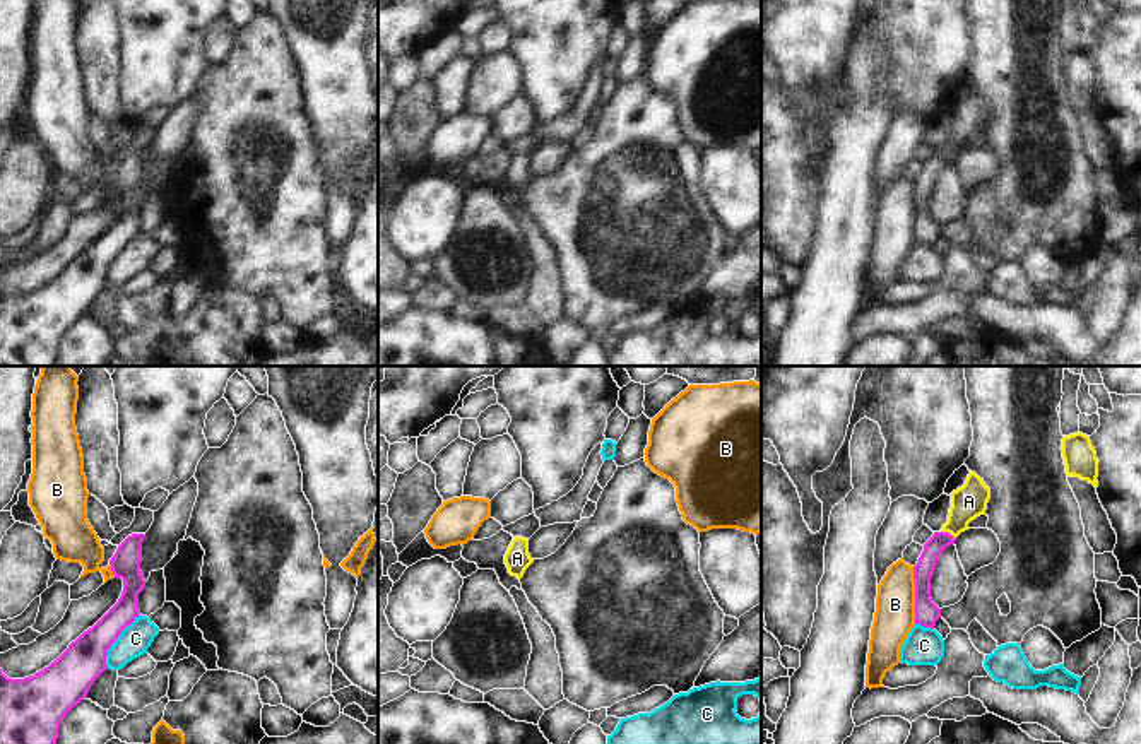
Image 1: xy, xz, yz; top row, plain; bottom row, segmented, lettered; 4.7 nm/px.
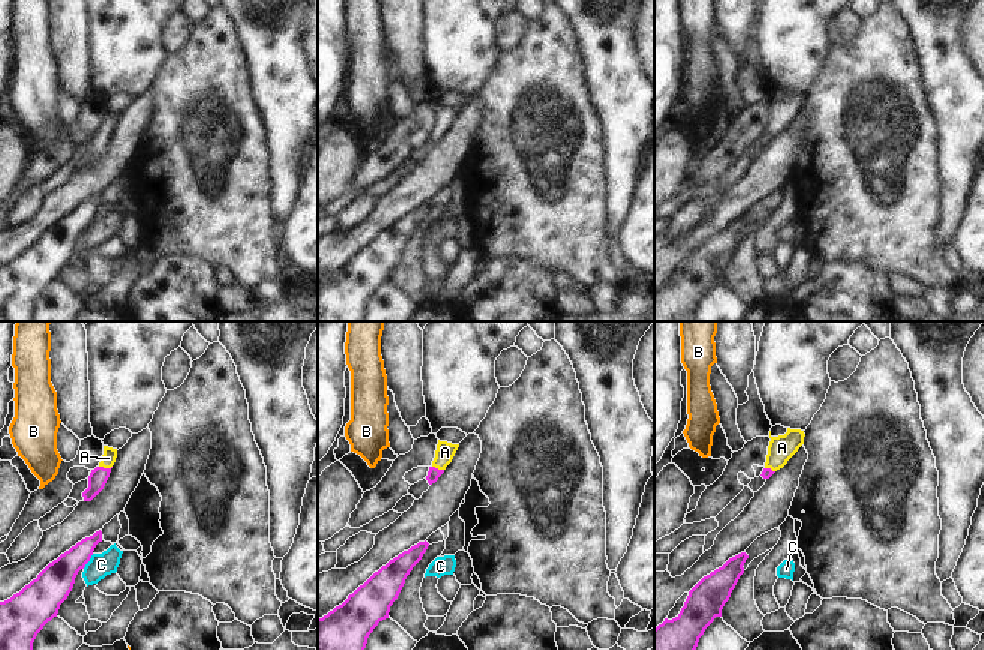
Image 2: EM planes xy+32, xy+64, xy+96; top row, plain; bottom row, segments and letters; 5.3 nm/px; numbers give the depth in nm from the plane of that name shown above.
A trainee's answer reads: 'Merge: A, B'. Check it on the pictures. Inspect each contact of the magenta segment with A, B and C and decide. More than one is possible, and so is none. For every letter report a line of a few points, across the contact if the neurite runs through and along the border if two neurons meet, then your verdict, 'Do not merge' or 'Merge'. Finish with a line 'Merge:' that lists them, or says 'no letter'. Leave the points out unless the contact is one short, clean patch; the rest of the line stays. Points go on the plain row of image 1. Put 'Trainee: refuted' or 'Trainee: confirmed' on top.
Trainee: refuted
A: Line: yz (922, 188), (933, 165), (946, 149), (958, 137), (969, 118). Merge
B: Line: yz (912, 183), (916, 240). Do not merge
C: Line: xy (141, 231), (108, 267), (106, 284). Do not merge
Merge: A.

